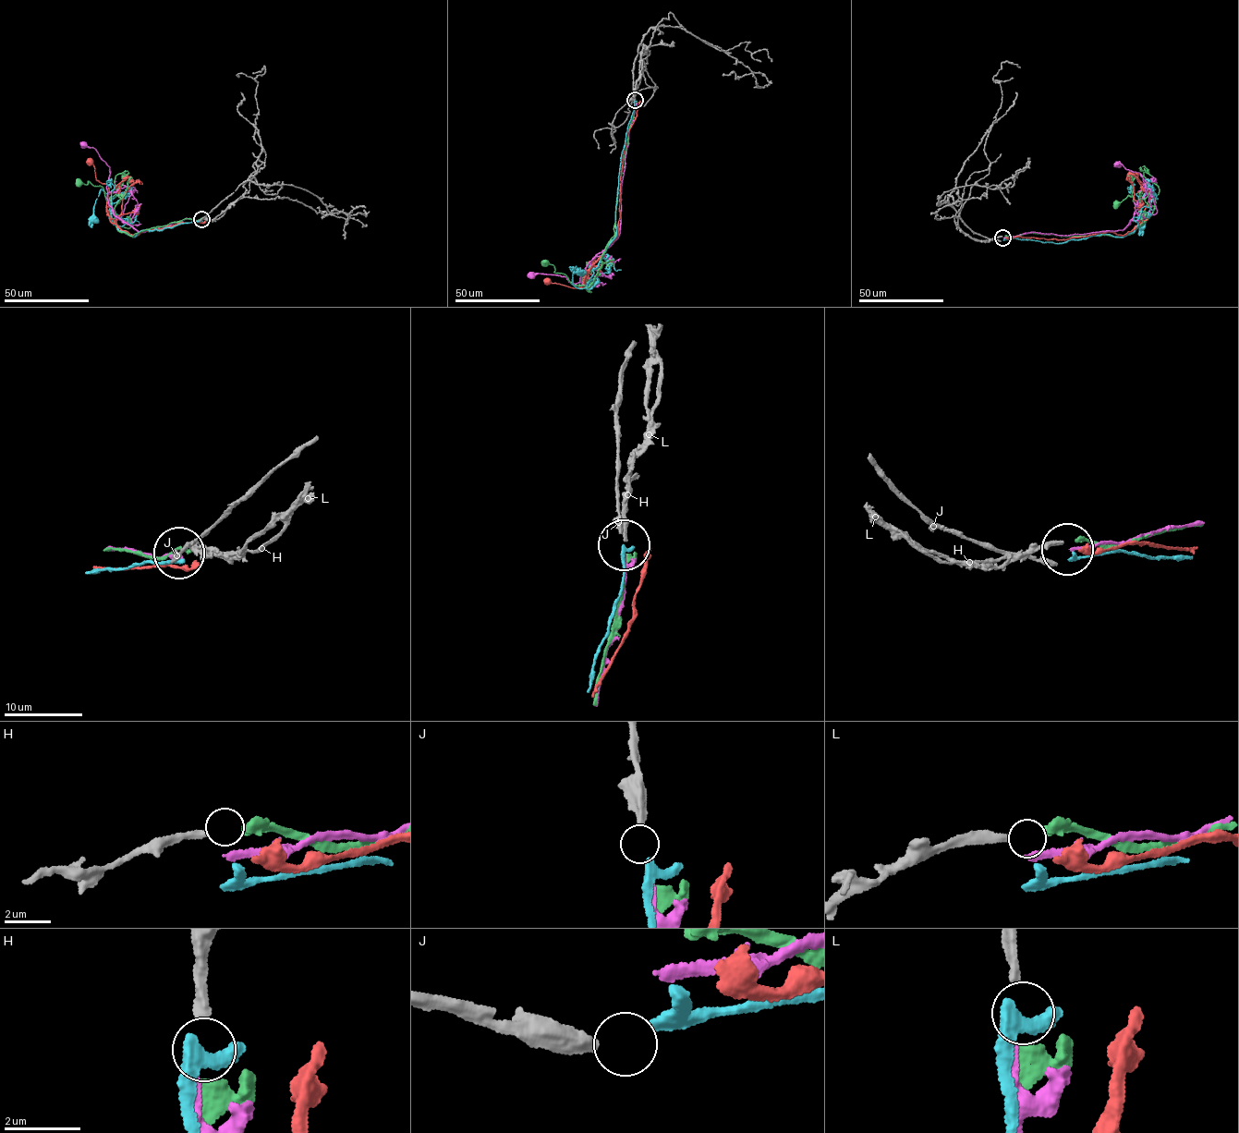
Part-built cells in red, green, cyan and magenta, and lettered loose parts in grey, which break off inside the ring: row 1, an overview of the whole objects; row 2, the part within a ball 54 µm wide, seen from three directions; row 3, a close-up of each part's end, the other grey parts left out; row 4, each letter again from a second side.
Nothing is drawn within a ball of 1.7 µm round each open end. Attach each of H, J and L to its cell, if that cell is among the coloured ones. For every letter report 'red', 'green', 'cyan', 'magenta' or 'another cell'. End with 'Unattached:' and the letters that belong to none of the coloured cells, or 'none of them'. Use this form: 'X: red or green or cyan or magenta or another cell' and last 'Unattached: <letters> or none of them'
H: another cell
J: another cell
L: green
Unattached: H, J

